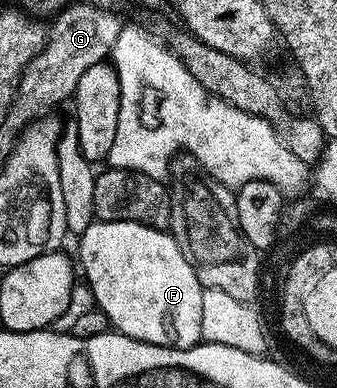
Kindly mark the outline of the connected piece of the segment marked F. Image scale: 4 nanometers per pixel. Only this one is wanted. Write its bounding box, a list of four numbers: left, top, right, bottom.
[79,220,205,350]

